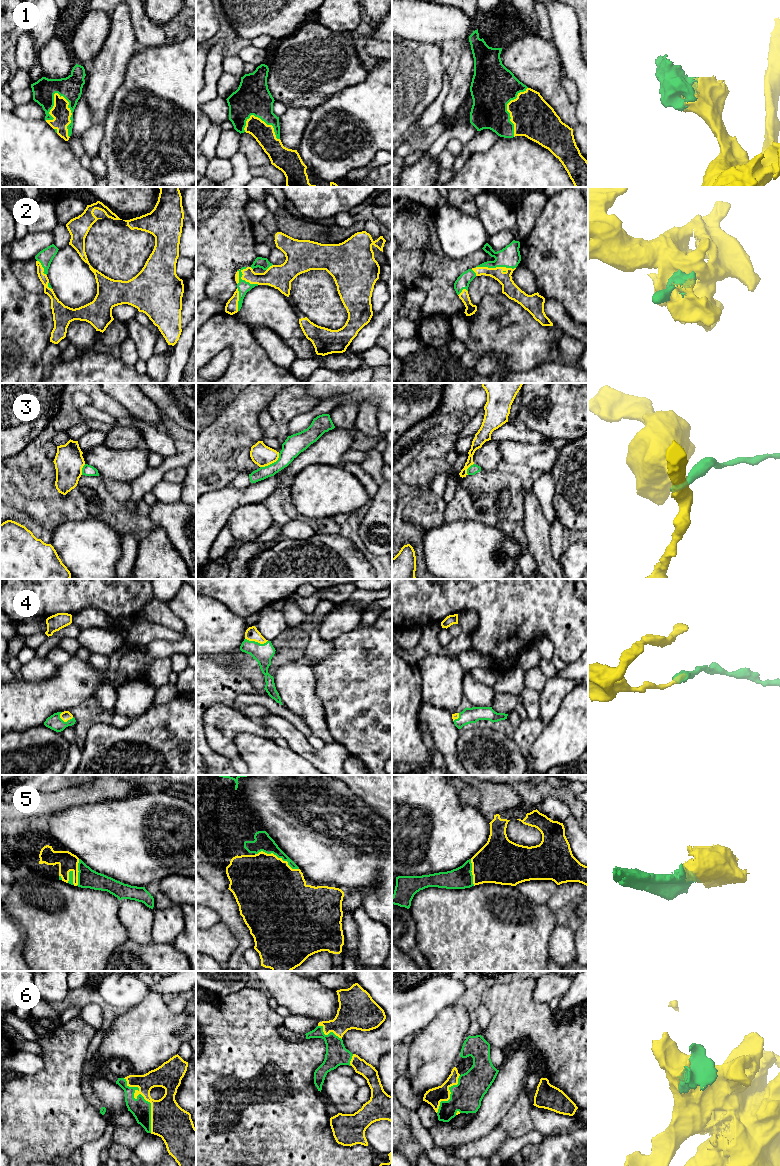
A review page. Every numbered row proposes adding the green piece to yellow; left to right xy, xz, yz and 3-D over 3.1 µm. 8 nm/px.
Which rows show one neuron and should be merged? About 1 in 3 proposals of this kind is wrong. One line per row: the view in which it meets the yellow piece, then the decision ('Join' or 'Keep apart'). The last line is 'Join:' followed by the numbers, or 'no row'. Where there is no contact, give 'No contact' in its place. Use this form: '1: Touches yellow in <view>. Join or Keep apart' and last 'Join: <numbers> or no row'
1: Touches yellow in xy. Join
2: Touches yellow in xz. Join
3: Touches yellow in xz. Keep apart
4: Touches yellow in xz. Join
5: Touches yellow in xz. Join
6: Touches yellow in xy. Join
Join: 1, 2, 4, 5, 6

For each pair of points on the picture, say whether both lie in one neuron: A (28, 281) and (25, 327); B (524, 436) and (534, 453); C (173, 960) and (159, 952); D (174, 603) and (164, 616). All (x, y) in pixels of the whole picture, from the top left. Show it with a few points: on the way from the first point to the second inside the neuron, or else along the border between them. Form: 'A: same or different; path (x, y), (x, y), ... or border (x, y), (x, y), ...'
A: different; border (12, 272), (26, 290), (43, 293)
B: different; border (504, 439), (531, 443), (544, 442)
C: same; path (170, 960), (167, 960), (162, 955)
D: different; border (165, 603), (182, 622), (184, 627)

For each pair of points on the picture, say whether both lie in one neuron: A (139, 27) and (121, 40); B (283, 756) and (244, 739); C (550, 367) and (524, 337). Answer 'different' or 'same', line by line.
A: different
B: same
C: different

